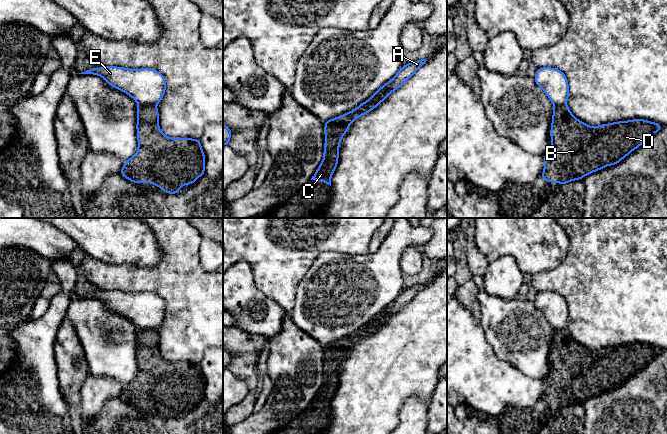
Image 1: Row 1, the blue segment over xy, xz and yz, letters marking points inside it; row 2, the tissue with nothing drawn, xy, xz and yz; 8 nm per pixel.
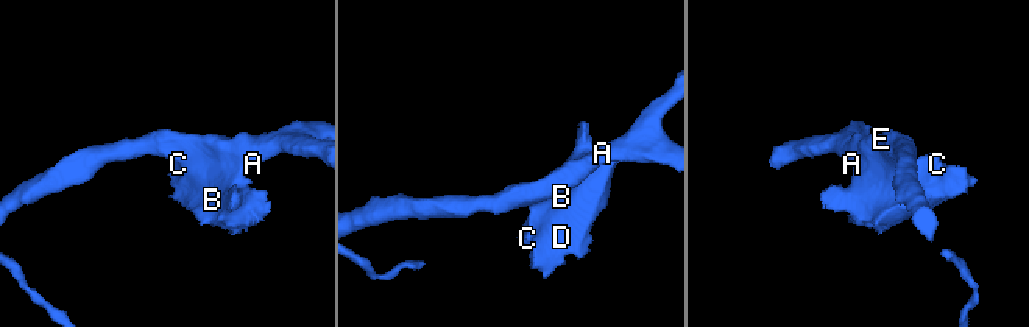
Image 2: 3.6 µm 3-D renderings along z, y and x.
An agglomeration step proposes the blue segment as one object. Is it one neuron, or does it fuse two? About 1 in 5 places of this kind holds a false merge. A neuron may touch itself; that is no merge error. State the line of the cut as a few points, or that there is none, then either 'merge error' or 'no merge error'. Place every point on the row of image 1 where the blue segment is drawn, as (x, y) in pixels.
cut in xy along (138, 104), (155, 106); merge error

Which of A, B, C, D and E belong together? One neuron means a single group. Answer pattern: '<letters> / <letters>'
A E / B C D

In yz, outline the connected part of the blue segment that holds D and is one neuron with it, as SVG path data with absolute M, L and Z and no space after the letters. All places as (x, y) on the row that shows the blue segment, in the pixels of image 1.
M566 104L555 105L550 130L552 145L551 149L543 155L545 165L541 179L562 185L581 180L604 167L617 165L661 129L661 124L644 119L588 126L573 116Z

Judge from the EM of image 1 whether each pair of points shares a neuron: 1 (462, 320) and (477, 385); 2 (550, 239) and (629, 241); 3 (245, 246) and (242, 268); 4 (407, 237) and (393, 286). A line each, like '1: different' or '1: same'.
1: same
2: different
3: different
4: same

